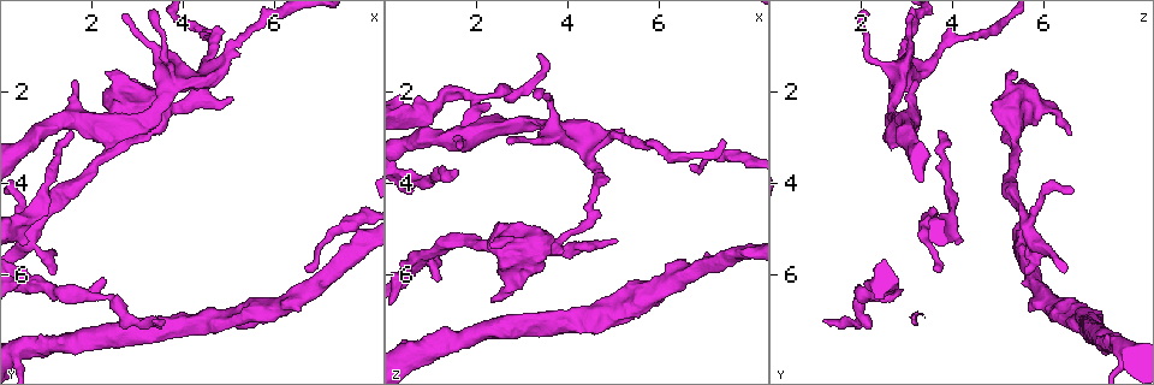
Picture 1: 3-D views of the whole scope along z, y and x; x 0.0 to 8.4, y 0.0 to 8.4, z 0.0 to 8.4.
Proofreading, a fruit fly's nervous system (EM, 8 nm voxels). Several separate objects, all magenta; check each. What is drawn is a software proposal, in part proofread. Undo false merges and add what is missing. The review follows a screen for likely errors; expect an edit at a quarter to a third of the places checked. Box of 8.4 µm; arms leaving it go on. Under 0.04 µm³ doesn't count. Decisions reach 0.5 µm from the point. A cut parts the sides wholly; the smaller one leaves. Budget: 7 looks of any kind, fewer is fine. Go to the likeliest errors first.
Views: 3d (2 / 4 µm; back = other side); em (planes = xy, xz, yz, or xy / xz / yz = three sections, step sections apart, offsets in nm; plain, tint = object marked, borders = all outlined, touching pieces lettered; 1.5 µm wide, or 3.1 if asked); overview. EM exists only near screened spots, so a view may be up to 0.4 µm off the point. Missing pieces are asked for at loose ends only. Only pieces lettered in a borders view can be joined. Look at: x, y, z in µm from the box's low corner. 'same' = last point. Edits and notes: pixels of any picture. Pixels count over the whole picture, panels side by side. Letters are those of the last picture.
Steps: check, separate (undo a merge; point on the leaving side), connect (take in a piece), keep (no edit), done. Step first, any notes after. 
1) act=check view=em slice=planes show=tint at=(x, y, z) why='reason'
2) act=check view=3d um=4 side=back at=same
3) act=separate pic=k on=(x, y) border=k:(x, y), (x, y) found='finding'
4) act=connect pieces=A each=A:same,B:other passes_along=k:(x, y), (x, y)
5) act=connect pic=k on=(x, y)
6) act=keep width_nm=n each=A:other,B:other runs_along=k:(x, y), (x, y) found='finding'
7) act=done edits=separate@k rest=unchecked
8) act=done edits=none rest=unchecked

act=check view=em slice=yz step=4 show=tint at=(3.40, 6.95, 1.25) why='free end'

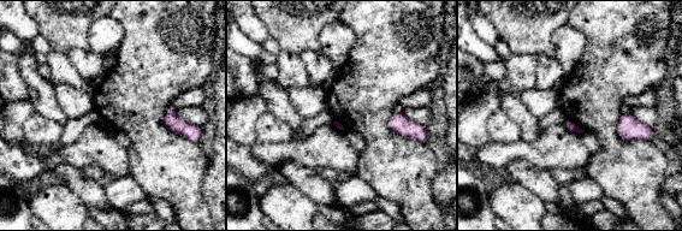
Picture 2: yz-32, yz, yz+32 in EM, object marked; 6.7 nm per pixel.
act=check view=em slice=planes show=borders at=same

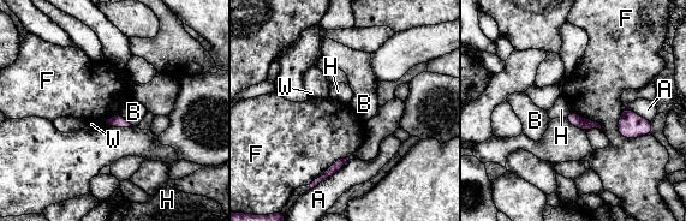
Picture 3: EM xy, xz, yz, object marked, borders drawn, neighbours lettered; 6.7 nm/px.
act=keep longest_contact=A:300nm each=A:other,B:other,F:other,H:other,W:other border=3:(624, 107), (618, 131), (650, 135) found='no lettered piece goes on from it'

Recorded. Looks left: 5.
act=check view=em slice=xz step=8 show=borders at=(2.30, 6.05, 2.25) why='branch stops here'

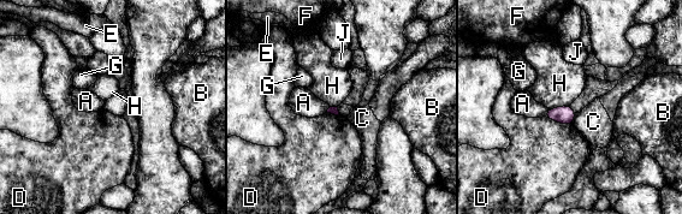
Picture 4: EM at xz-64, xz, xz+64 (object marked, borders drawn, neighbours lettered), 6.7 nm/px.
act=check view=em slice=xy step=8 show=borders at=same

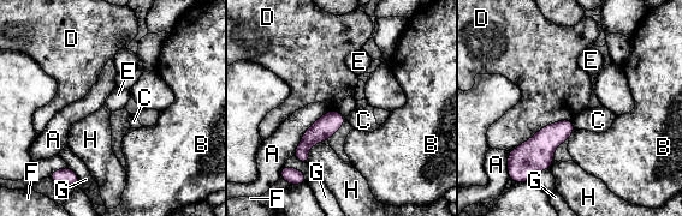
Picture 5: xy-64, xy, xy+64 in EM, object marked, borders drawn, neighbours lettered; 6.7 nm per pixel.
act=keep each=A:other,B:other,C:other,D:other,E:other,F:other,G:other,H:other found='no lettered piece goes on from it'

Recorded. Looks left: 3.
act=check view=3d um=2 at=(1.10, 5.95, 5.60) why='an open end'

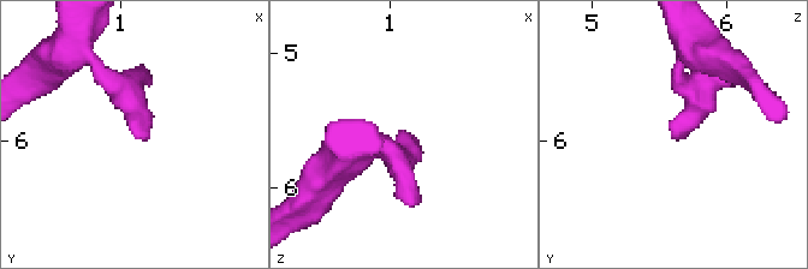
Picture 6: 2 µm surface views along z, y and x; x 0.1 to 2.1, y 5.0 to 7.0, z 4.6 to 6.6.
act=check view=em slice=planes show=tint at=(1.06, 5.92, 5.60)

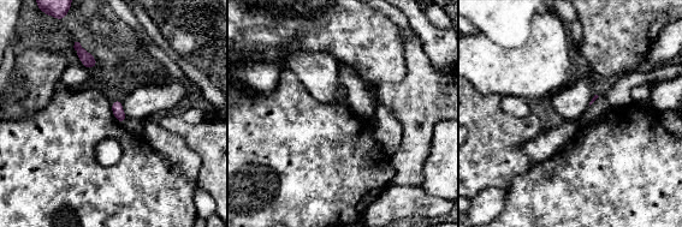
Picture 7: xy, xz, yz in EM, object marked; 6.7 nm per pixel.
act=check view=em slice=planes show=borders at=same

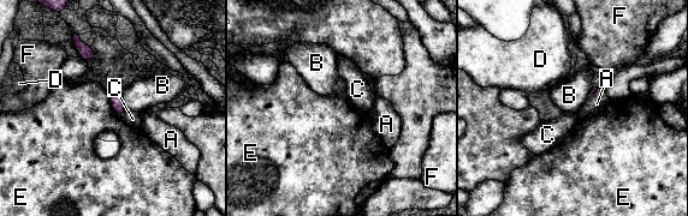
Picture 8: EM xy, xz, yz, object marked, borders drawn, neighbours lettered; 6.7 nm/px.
act=keep each=A:other,B:other,C:other,D:other,E:other,F:other border=8:(108, 95), (112, 109), (120, 118) found='none of them fits'

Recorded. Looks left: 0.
act=done edits=none rest=unchecked

